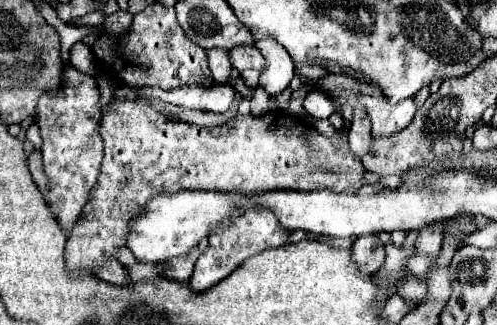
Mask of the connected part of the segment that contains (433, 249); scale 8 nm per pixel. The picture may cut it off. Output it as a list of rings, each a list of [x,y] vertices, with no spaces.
[[[431,224],[419,230],[419,238],[417,238],[417,252],[419,254],[429,254],[429,256],[437,256],[443,244],[443,226],[441,224]]]

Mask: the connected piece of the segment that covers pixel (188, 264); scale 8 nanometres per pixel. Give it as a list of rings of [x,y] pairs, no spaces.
[[[197,244],[191,252],[179,256],[179,258],[171,258],[163,264],[163,272],[161,276],[167,276],[169,280],[177,280],[181,284],[189,284],[189,278],[191,278],[191,272],[193,272],[193,266],[197,262],[197,256],[203,252],[205,244]]]

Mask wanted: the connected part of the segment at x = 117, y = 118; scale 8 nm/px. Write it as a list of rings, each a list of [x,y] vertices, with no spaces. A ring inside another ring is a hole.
[[[113,102],[109,104],[105,110],[103,110],[103,118],[101,118],[101,136],[103,136],[103,142],[105,142],[105,156],[103,156],[103,164],[101,164],[101,172],[99,172],[99,178],[97,178],[97,184],[93,186],[91,190],[91,198],[87,202],[87,206],[83,208],[83,214],[79,216],[79,220],[75,222],[69,238],[67,238],[67,250],[65,250],[65,258],[67,258],[67,268],[71,272],[79,270],[79,272],[87,272],[91,274],[93,268],[101,266],[105,260],[109,258],[115,258],[115,252],[125,246],[125,238],[129,234],[129,220],[155,196],[159,196],[161,192],[181,192],[181,190],[217,190],[217,192],[257,192],[257,190],[263,190],[263,192],[269,192],[269,190],[295,190],[295,192],[315,192],[315,190],[323,190],[323,188],[329,188],[329,190],[335,190],[335,192],[357,192],[361,186],[363,186],[363,176],[365,176],[365,168],[361,164],[361,160],[351,154],[351,148],[349,148],[349,142],[347,142],[347,132],[339,132],[339,138],[333,140],[329,136],[323,136],[319,134],[313,126],[309,126],[305,120],[301,118],[293,118],[285,112],[279,112],[279,110],[273,110],[273,112],[267,112],[263,116],[235,116],[233,120],[225,122],[225,124],[219,124],[219,126],[195,126],[195,124],[181,124],[177,120],[169,120],[165,118],[161,112],[149,108],[147,104],[141,104],[141,102]]]

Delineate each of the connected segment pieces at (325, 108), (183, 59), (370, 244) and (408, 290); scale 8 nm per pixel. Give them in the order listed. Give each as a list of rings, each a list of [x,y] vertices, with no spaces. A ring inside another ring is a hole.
[[[311,90],[303,102],[303,108],[315,118],[329,118],[335,112],[335,102],[329,94],[323,94],[323,90]]]
[[[161,2],[135,14],[131,26],[123,34],[101,34],[91,50],[101,66],[111,68],[131,88],[157,86],[161,90],[173,90],[183,84],[211,84],[205,50],[183,34],[175,18],[175,8],[167,8]]]
[[[375,234],[359,236],[351,250],[353,250],[353,260],[359,266],[361,274],[375,274],[385,262],[385,246]]]
[[[407,276],[403,278],[403,282],[399,282],[397,286],[397,294],[403,300],[411,300],[415,306],[427,302],[427,284],[423,280],[419,280],[417,276]]]

